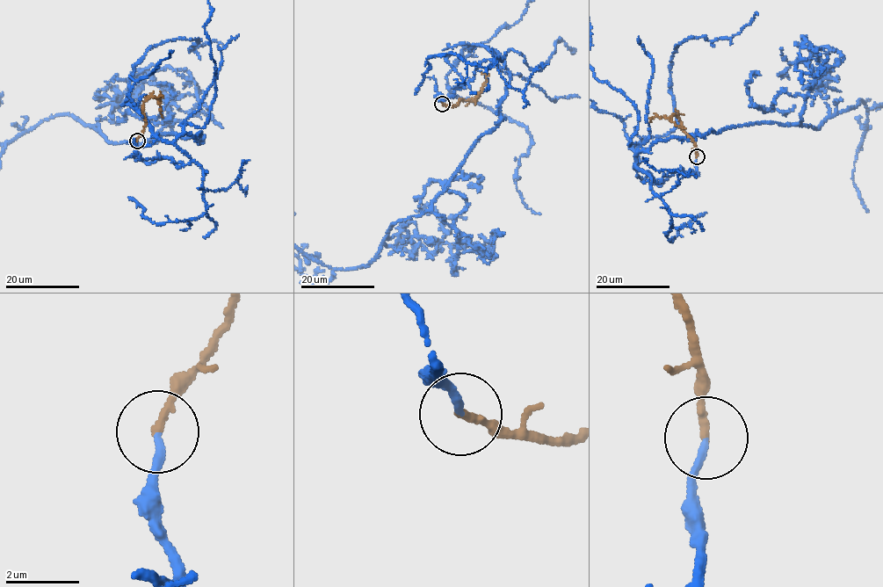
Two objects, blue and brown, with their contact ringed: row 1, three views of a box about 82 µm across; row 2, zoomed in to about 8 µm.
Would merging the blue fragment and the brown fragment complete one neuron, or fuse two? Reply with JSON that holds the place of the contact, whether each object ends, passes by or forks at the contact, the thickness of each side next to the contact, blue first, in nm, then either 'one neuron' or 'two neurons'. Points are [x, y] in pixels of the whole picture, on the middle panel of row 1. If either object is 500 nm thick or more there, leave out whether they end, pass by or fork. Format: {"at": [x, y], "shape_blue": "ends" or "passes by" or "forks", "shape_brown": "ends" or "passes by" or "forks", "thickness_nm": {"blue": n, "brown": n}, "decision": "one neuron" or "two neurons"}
{"at": [442, 104], "shape_blue": "ends", "shape_brown": "ends", "thickness_nm": {"blue": 200, "brown": 200}, "decision": "one neuron"}

